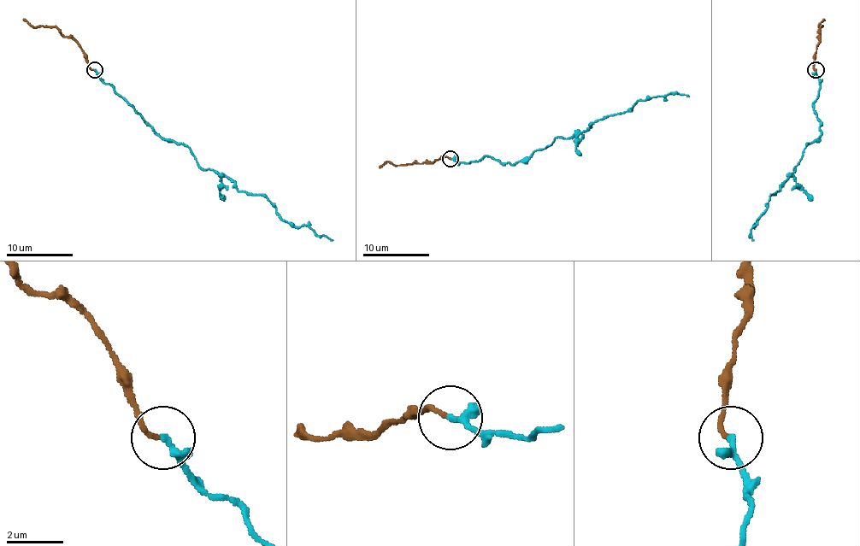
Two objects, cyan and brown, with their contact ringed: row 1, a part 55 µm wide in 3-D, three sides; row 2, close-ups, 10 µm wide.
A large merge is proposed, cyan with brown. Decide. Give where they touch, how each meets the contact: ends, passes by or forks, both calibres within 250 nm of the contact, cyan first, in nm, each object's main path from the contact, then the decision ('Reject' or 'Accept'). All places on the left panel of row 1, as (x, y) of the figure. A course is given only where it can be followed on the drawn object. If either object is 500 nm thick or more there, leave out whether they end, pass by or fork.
Place: (94, 70). At the ring cyan ends. At the ring brown ends. Thickness 240 nm (cyan) against 150 nm. Course of cyan: (95, 70), (159, 135), (184, 143), (203, 169), (224, 173), (238, 191), (262, 194), (281, 218), (332, 241). Course of brown: (93, 70), (86, 54), (73, 39), (55, 27), (30, 26), (24, 19). Reject

